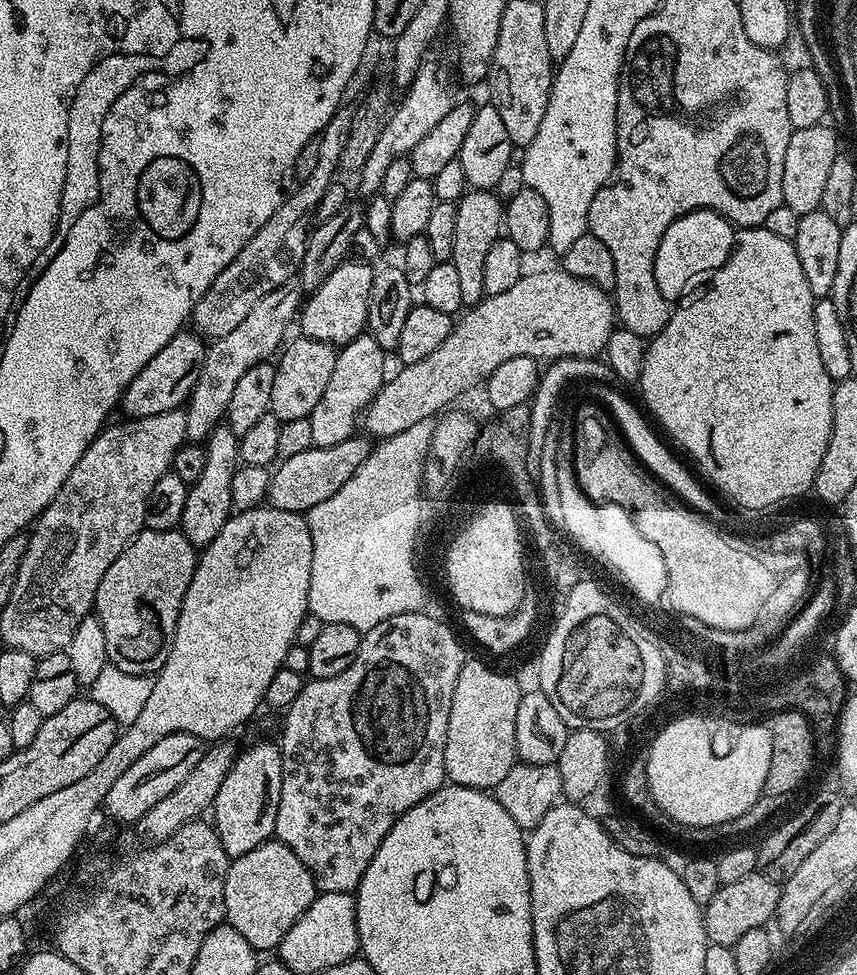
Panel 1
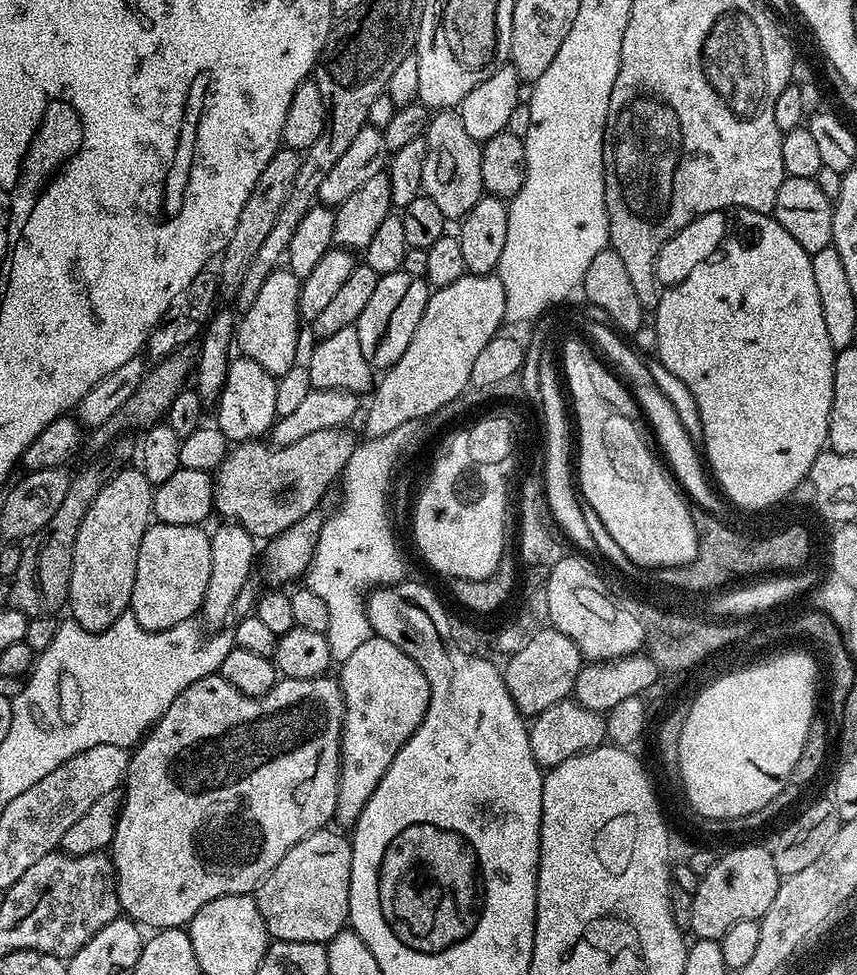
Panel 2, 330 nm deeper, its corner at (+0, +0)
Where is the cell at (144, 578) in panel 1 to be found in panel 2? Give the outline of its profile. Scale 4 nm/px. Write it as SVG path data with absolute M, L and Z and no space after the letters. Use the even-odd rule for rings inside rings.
M149 523L146 534L142 534L142 546L138 546L138 570L134 574L134 590L130 611L132 617L146 630L157 632L178 622L193 619L199 613L206 596L206 585L210 582L211 535L195 524L174 526L173 524Z

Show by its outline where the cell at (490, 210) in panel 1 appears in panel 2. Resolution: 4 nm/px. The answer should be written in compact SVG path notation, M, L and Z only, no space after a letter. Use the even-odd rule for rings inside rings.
M440 110L429 119L423 133L426 142L426 162L422 162L421 193L442 210L445 221L459 222L485 195L482 182L481 145L462 126L459 111Z

